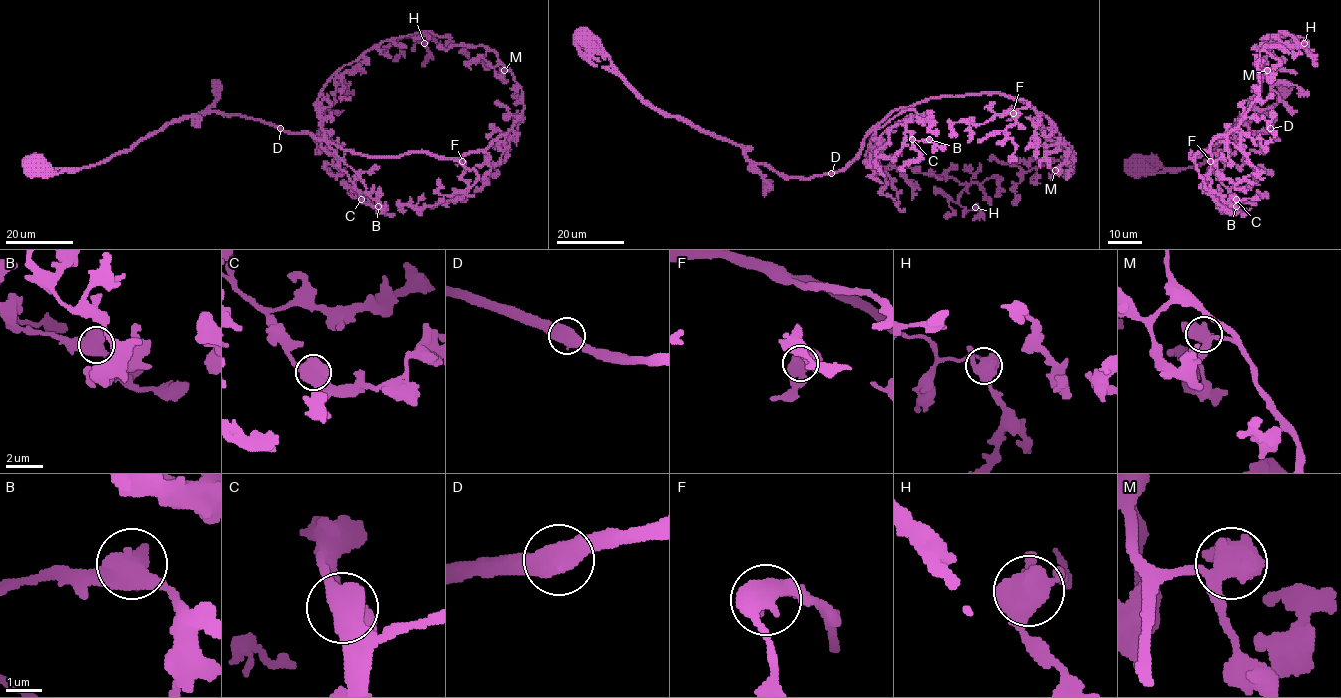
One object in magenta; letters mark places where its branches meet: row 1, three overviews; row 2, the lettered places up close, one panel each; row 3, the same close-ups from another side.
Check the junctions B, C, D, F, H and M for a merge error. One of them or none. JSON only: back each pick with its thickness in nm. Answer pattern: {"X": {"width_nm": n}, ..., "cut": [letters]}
{"cut": []}

